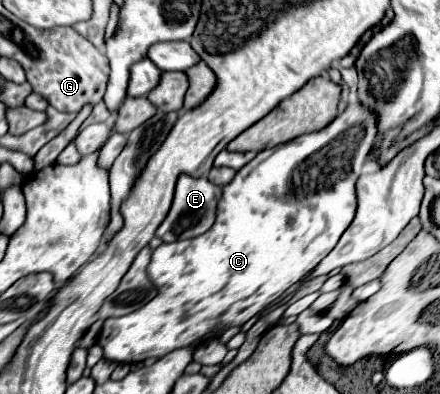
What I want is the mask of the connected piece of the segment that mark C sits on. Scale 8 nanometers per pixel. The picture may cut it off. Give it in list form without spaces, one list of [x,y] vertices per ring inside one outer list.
[[[353,103],[325,129],[259,152],[237,171],[231,185],[223,187],[215,225],[207,233],[185,241],[161,243],[153,251],[147,275],[159,293],[123,317],[105,319],[97,337],[97,345],[103,347],[103,359],[113,363],[141,363],[149,357],[159,359],[177,347],[197,341],[215,327],[243,325],[293,283],[303,279],[335,247],[353,221],[355,183],[373,143],[375,117],[371,117],[363,105]]]

